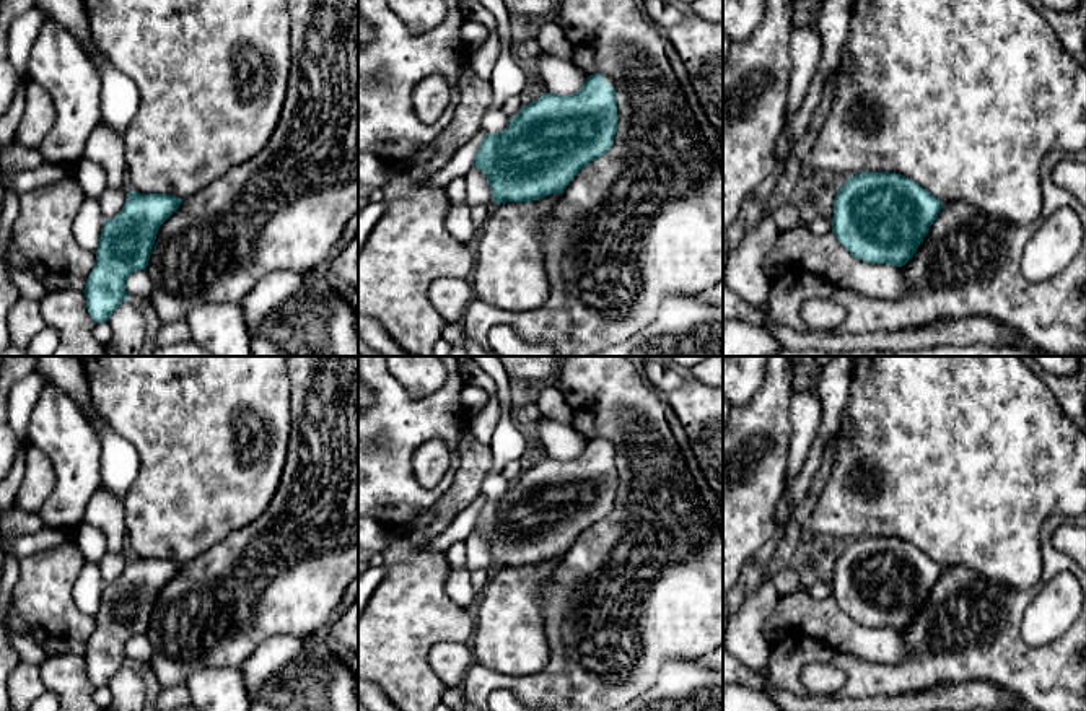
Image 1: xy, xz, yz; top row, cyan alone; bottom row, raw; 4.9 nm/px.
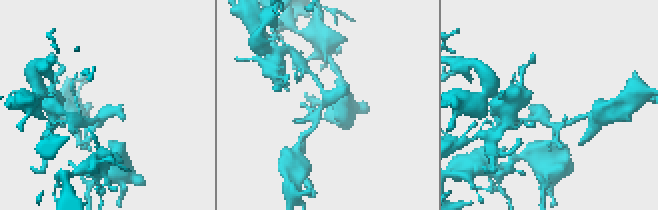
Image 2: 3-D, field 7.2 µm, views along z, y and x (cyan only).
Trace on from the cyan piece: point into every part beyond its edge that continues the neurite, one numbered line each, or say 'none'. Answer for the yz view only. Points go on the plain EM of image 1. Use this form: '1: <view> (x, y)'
1: yz (964, 458)

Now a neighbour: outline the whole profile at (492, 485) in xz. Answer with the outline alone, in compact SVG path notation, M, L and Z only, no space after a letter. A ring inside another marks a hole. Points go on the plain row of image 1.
M485 475L480 483L480 495L484 498L500 498L510 488L510 482L501 475Z

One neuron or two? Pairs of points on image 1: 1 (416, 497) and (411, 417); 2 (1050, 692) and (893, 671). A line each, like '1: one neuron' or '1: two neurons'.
1: one neuron
2: one neuron

